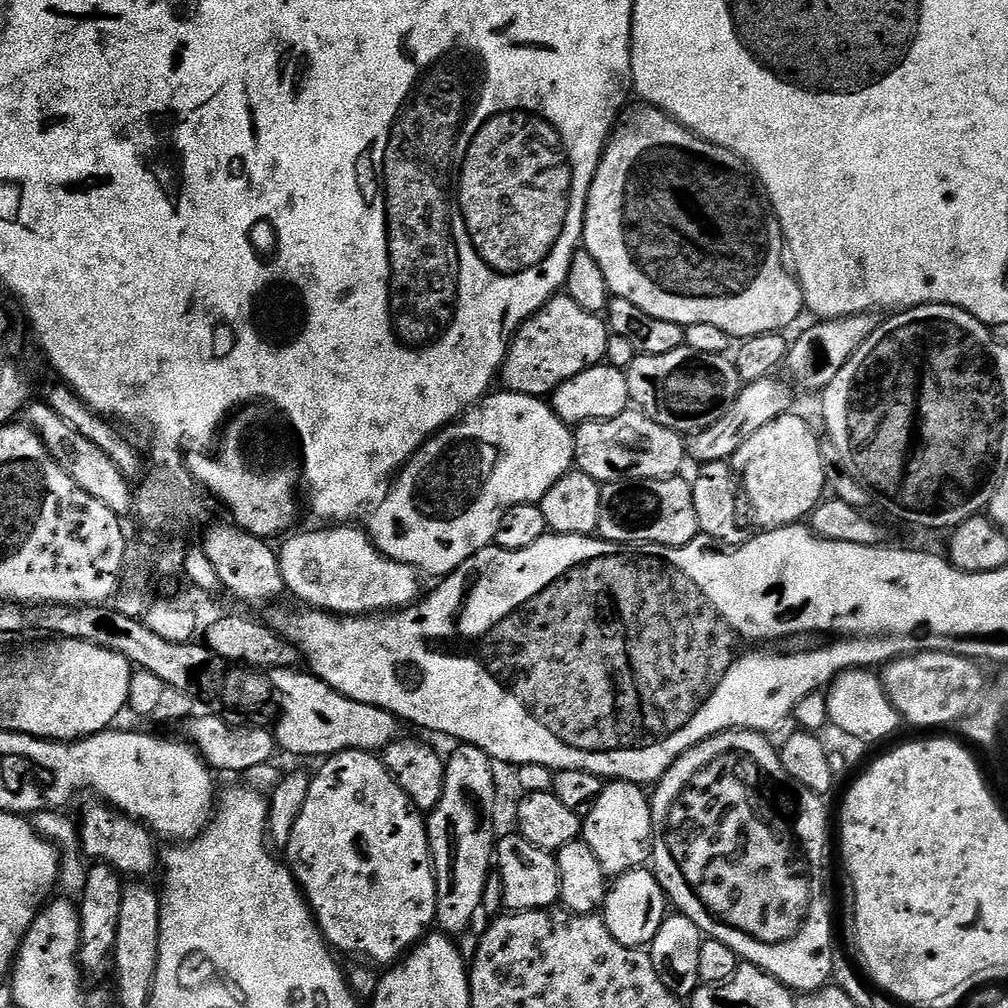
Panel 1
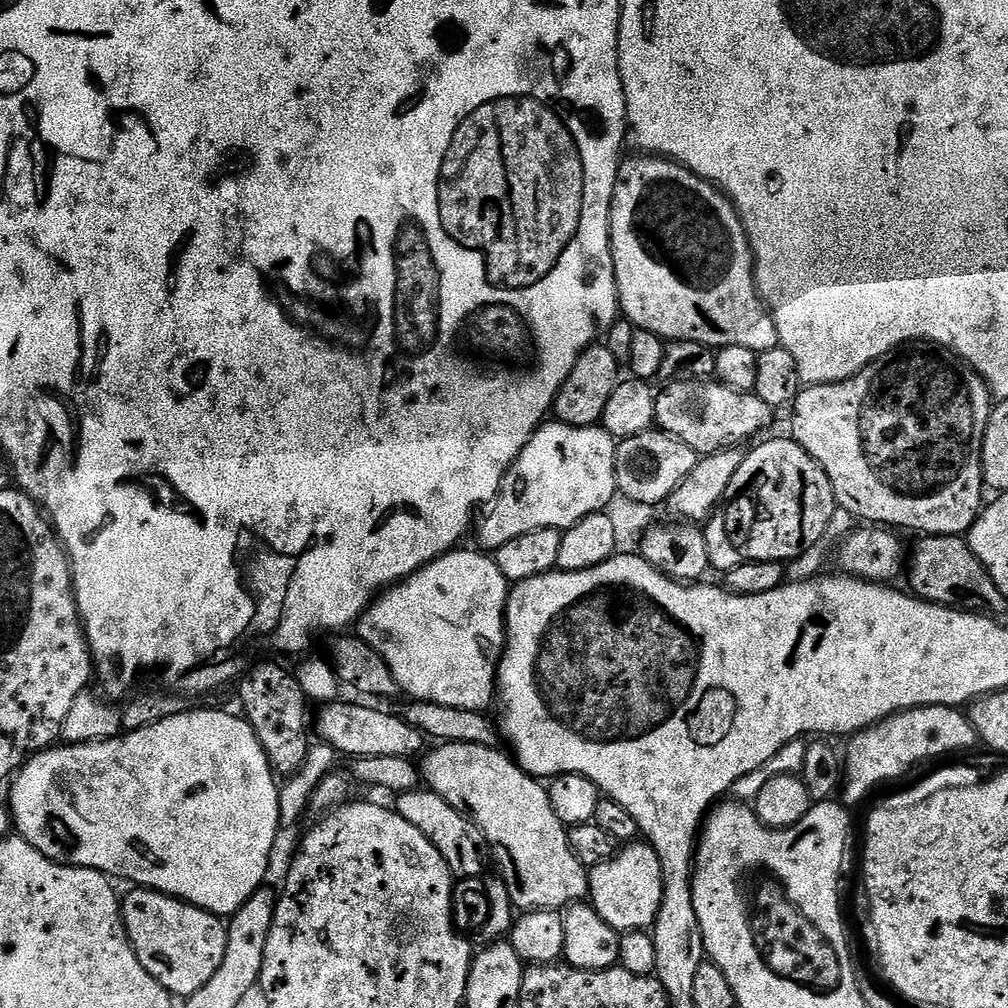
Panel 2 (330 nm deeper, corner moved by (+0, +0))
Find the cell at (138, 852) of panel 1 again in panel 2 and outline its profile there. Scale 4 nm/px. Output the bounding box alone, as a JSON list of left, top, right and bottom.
[120,887,228,998]

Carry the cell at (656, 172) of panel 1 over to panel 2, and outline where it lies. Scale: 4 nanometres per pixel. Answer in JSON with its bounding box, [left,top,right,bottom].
[612,154,780,354]

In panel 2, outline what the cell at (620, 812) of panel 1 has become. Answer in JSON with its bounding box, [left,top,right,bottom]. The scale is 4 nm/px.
[588,842,662,933]

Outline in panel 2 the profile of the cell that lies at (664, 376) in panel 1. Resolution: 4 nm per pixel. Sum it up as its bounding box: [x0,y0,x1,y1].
[656,378,774,456]

